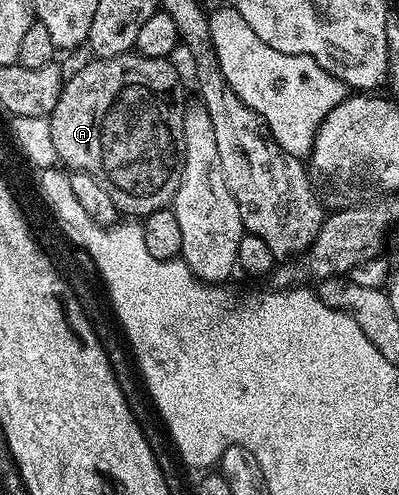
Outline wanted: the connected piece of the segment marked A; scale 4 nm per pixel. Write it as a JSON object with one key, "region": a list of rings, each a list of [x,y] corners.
{"region":[[[132,50],[122,56],[106,57],[104,59],[95,58],[88,65],[78,70],[77,73],[69,75],[65,79],[64,88],[60,92],[60,97],[54,106],[52,115],[47,117],[48,125],[50,126],[50,138],[54,138],[54,150],[56,151],[57,161],[65,169],[89,172],[91,176],[96,176],[99,180],[103,180],[110,198],[114,198],[116,209],[121,213],[129,212],[127,214],[129,217],[143,218],[149,216],[151,212],[157,212],[159,208],[169,207],[173,203],[175,192],[178,190],[180,182],[182,163],[181,132],[183,130],[183,118],[186,109],[184,90],[186,88],[181,83],[180,76],[166,58],[159,60],[149,56],[141,56]]]}

